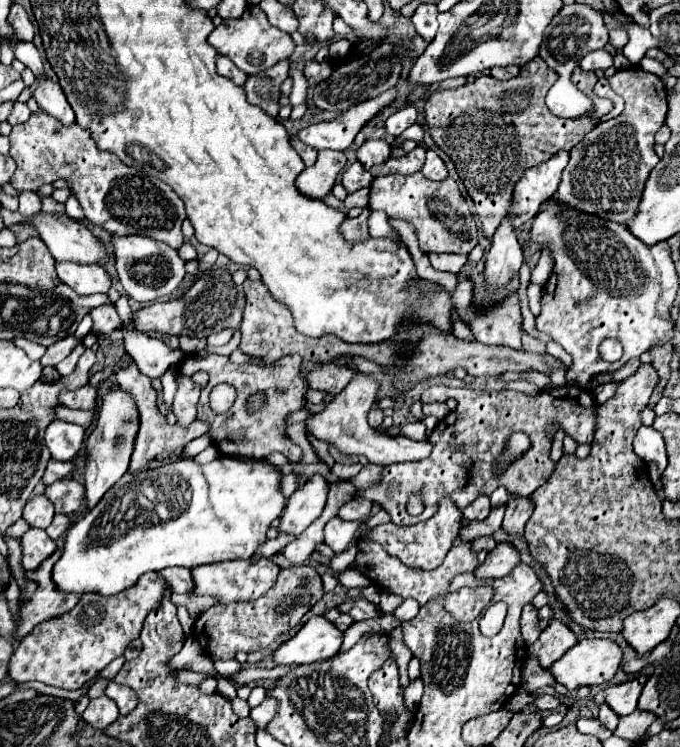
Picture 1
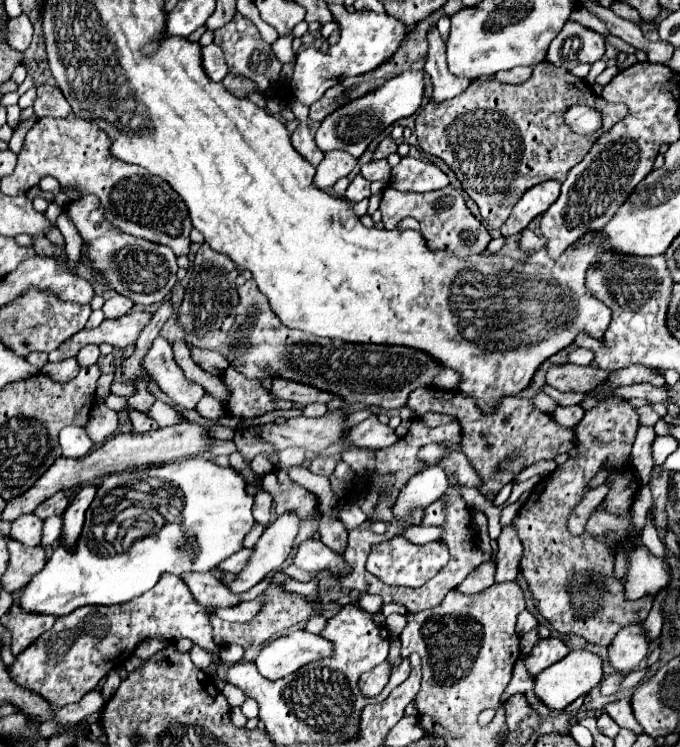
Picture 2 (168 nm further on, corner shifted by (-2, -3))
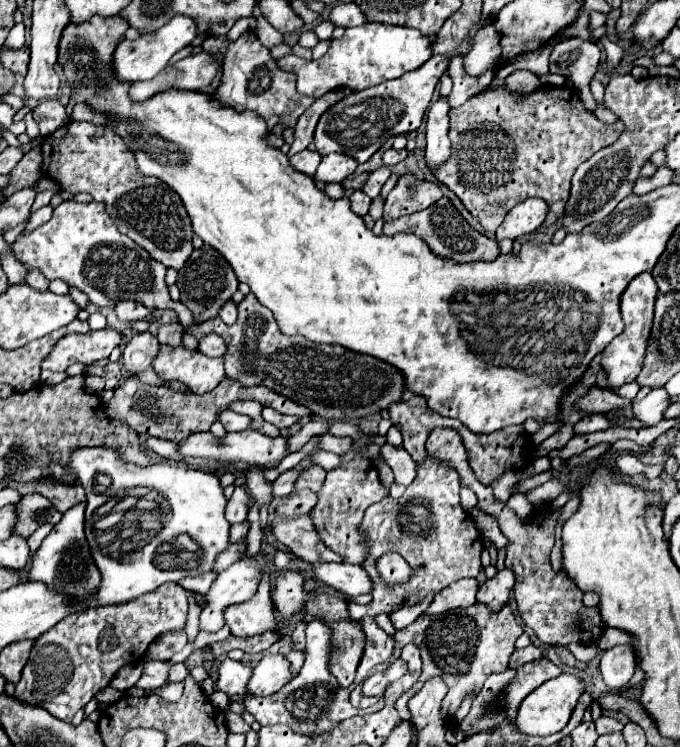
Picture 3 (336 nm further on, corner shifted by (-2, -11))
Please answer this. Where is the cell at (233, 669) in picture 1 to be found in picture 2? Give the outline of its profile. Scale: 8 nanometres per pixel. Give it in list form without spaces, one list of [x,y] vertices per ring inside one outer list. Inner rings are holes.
[[[192,646],[192,650],[190,650],[190,660],[192,660],[194,666],[200,668],[200,670],[206,670],[208,664],[212,664],[210,656],[208,656],[200,646]]]

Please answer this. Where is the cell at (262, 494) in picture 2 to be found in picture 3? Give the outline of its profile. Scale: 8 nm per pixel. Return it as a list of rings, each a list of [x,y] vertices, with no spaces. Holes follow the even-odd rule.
[[[248,520],[233,524],[230,528],[230,542],[234,544],[234,542],[238,542],[242,537],[245,537],[250,529],[250,523]]]

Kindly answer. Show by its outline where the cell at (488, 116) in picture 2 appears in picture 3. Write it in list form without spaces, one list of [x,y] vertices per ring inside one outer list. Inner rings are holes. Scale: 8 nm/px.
[[[498,84],[488,92],[472,96],[466,104],[450,110],[450,142],[452,156],[436,168],[438,182],[446,184],[468,208],[468,212],[480,220],[486,232],[496,232],[506,214],[520,202],[530,196],[538,196],[550,204],[548,218],[544,226],[556,222],[570,194],[570,178],[576,168],[586,162],[598,150],[616,142],[620,132],[624,132],[624,122],[616,120],[614,124],[600,122],[594,112],[586,110],[580,94],[572,86],[560,86],[556,92],[552,86],[542,86],[532,94],[524,94],[520,100],[504,86]],[[466,170],[466,180],[460,172]]]

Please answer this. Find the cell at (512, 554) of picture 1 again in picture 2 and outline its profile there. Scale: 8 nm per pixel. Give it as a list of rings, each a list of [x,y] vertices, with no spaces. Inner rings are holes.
[[[492,560],[480,564],[480,568],[476,568],[476,572],[470,572],[470,576],[456,586],[456,590],[462,592],[462,594],[468,594],[468,596],[470,596],[470,594],[484,592],[488,586],[494,584],[494,580],[492,580],[494,568],[496,568],[496,566],[492,564]]]

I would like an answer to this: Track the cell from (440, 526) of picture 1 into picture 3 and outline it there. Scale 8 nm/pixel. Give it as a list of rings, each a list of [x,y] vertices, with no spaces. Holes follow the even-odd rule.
[[[388,552],[388,554],[380,556],[380,558],[376,560],[376,570],[378,570],[380,578],[382,578],[386,584],[404,584],[404,582],[408,582],[408,580],[412,578],[412,572],[414,572],[414,568],[408,568],[408,562],[406,562],[398,552]]]

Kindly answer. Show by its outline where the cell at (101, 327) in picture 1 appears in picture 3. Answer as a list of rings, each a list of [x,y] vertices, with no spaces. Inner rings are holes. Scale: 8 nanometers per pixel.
[[[124,300],[124,302],[118,302],[114,306],[114,312],[118,316],[118,320],[126,320],[126,322],[136,322],[136,320],[144,320],[152,314],[152,310],[148,310],[146,306],[138,304],[138,302],[132,302],[132,300]]]

